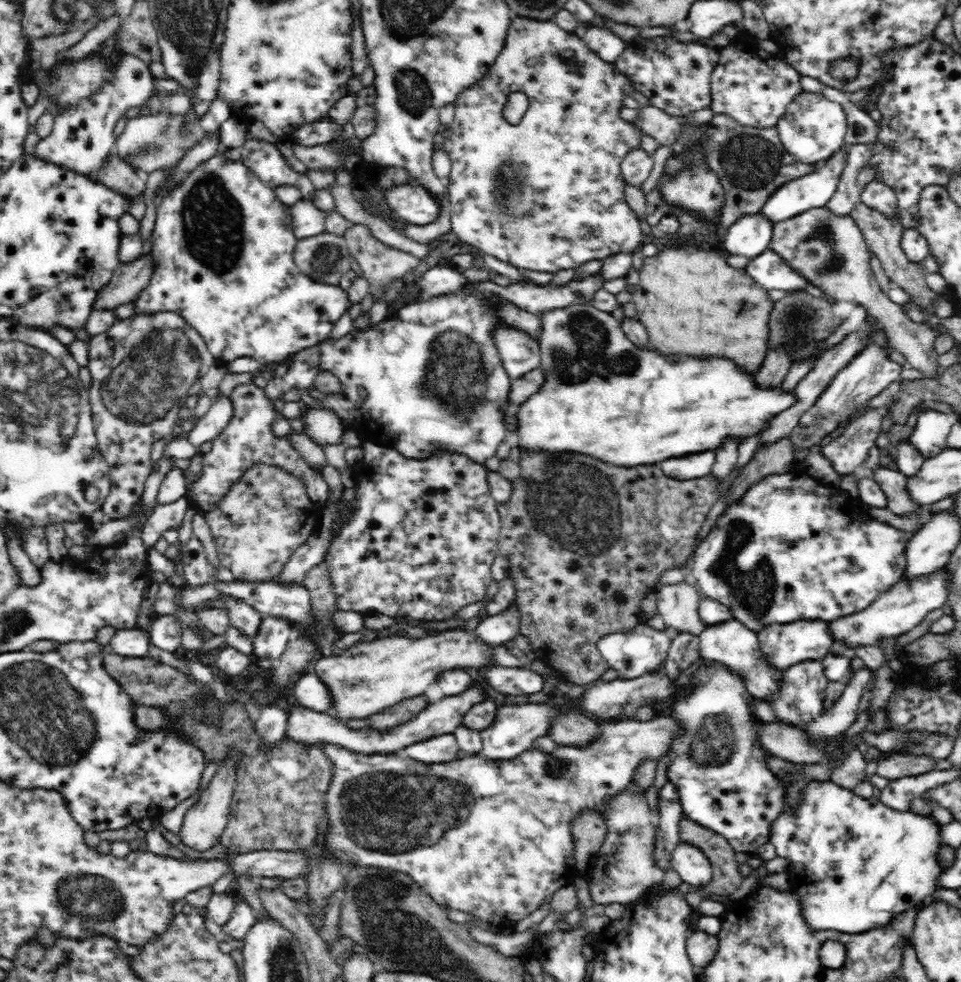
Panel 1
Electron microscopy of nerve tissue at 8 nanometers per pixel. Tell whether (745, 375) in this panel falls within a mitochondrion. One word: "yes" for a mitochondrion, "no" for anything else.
no

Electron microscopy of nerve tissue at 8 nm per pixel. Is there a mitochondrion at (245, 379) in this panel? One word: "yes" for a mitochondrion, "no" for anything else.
no

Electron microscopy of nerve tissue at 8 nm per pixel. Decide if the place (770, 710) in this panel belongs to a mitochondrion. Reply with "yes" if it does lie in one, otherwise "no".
no

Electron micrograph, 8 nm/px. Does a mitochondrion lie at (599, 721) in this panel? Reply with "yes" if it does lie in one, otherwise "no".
no

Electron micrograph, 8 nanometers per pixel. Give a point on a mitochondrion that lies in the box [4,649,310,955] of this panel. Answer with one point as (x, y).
(83, 890)

